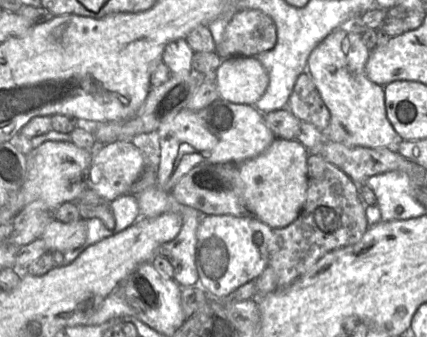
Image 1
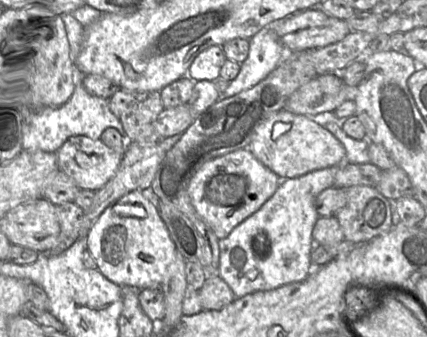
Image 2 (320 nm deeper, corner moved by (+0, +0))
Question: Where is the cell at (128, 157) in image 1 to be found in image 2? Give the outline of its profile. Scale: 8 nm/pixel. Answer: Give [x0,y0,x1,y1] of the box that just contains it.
[55,135,123,192]

